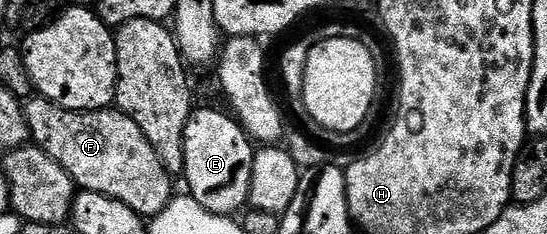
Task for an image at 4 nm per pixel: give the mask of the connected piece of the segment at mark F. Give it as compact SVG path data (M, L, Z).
M42 97L32 98L25 110L34 146L53 157L69 173L76 188L108 195L144 217L159 215L170 205L173 176L157 157L153 145L149 145L145 133L122 111L67 111Z

